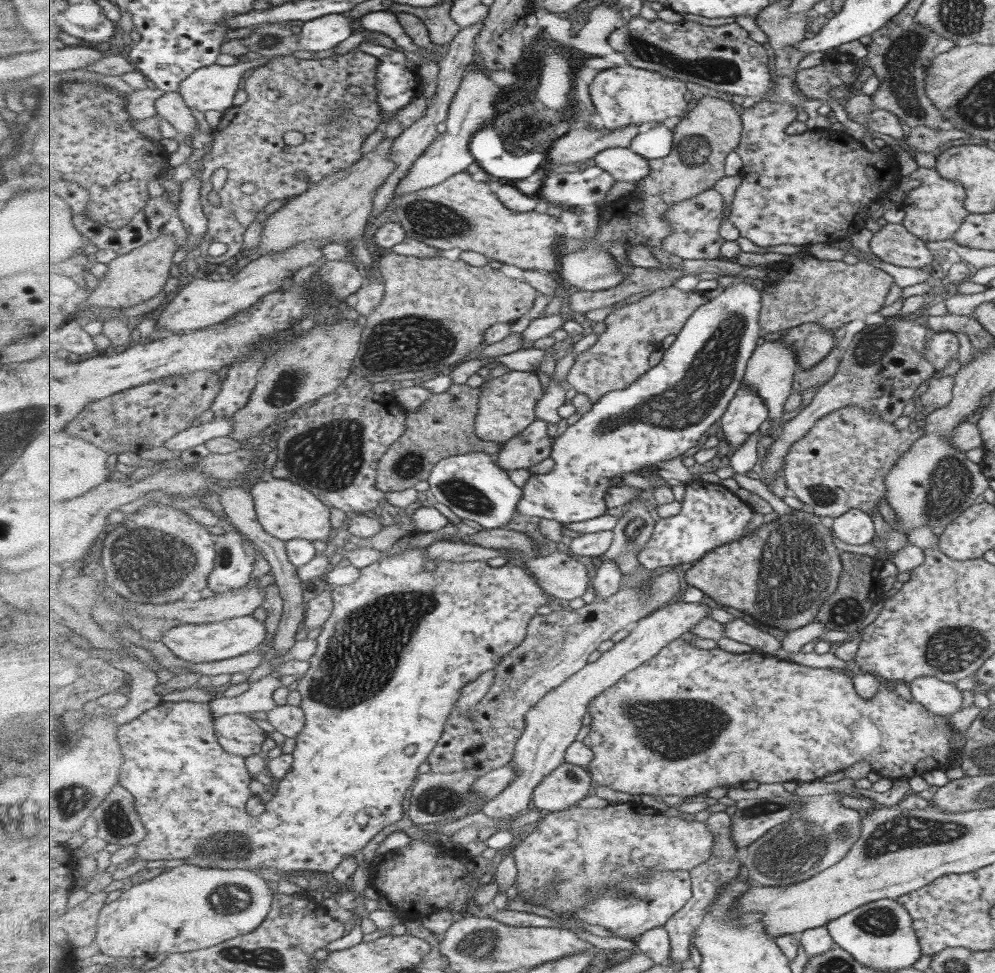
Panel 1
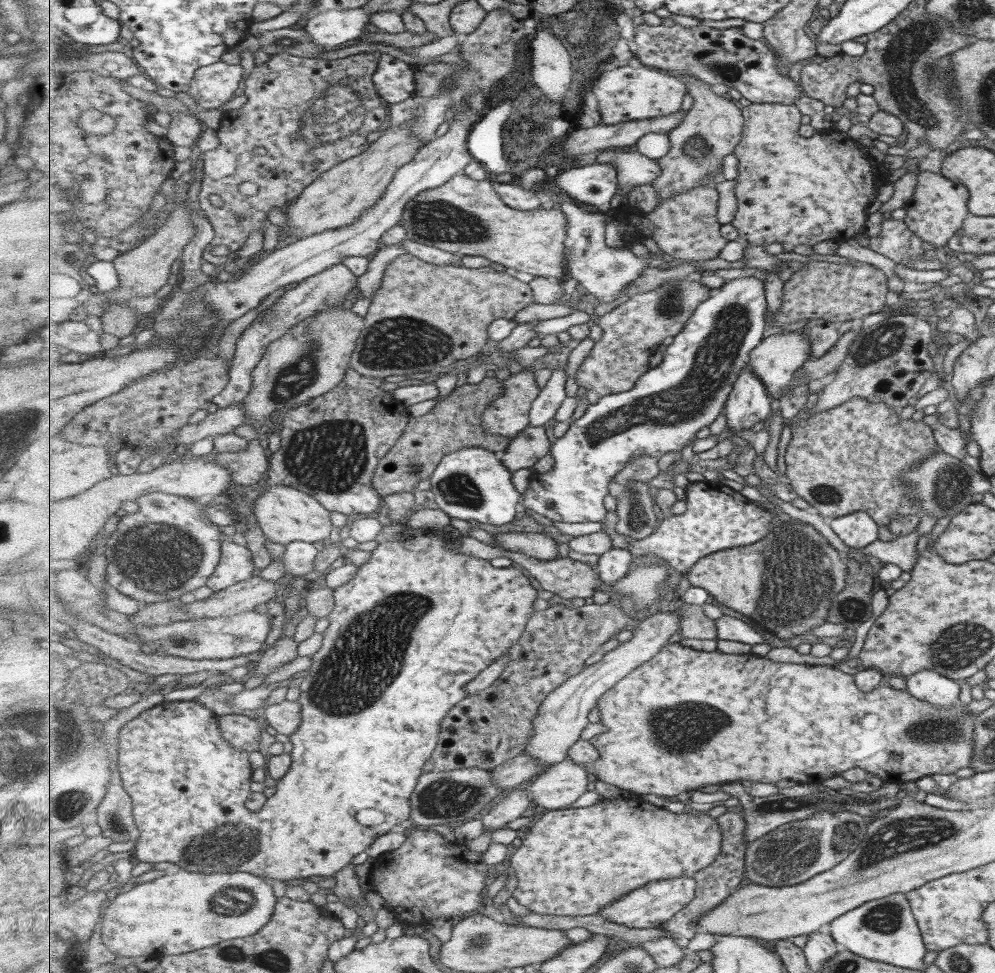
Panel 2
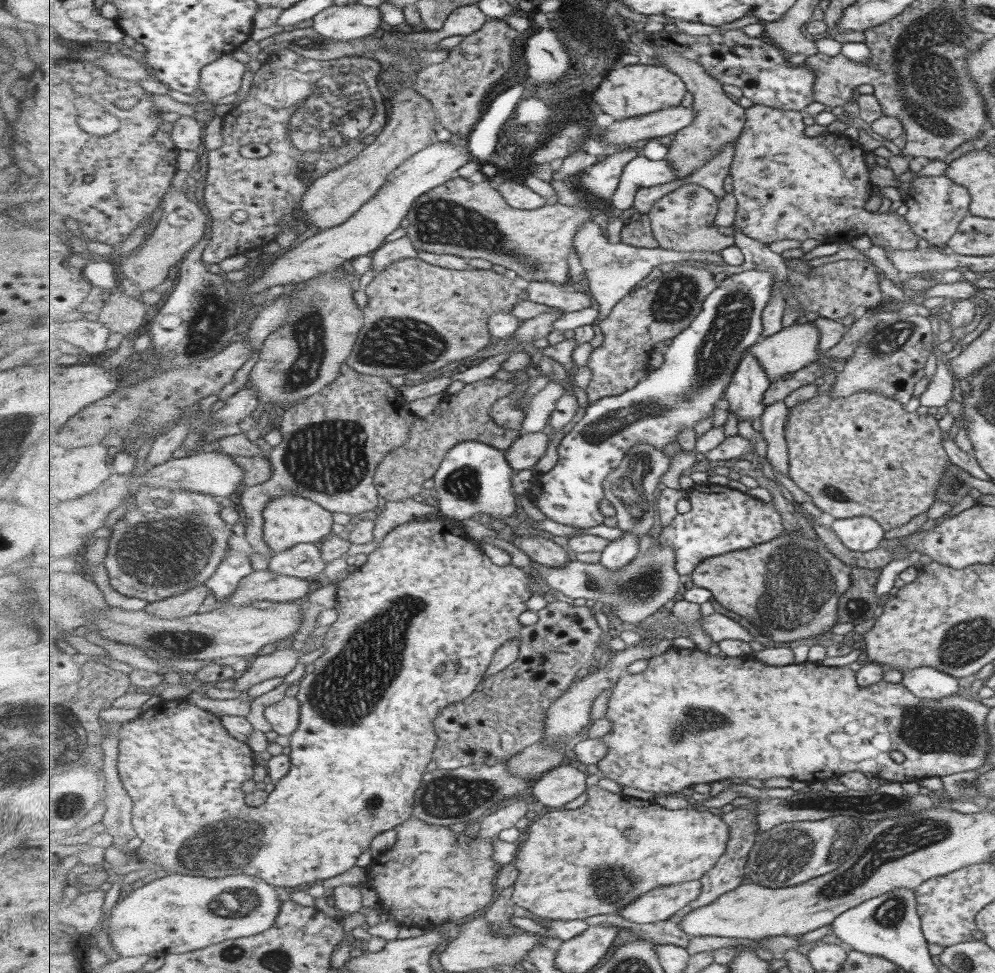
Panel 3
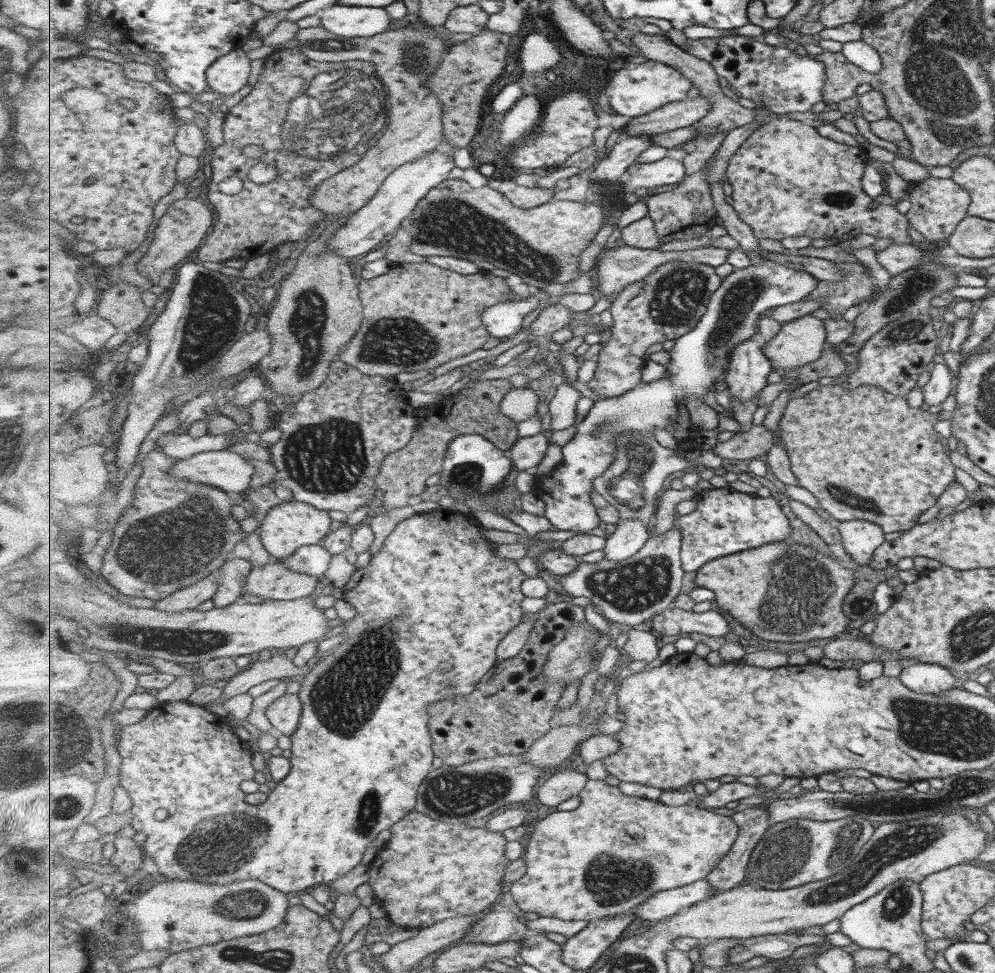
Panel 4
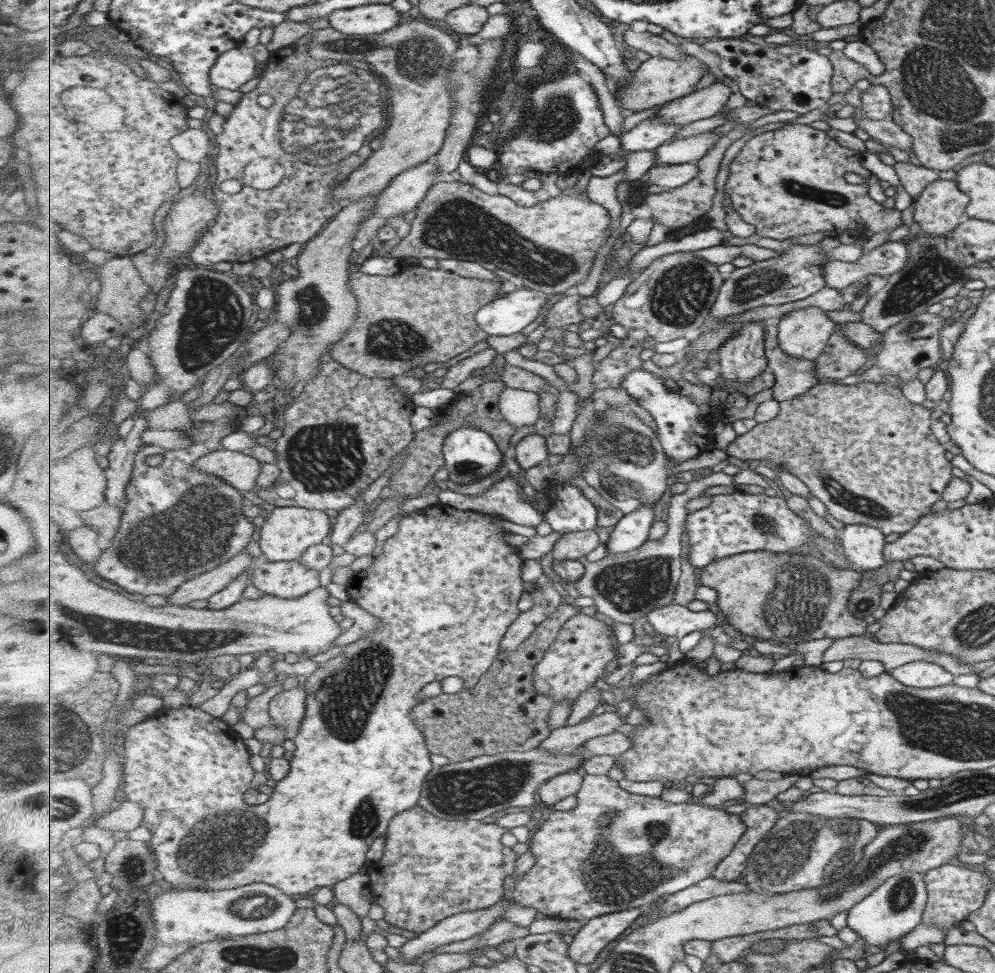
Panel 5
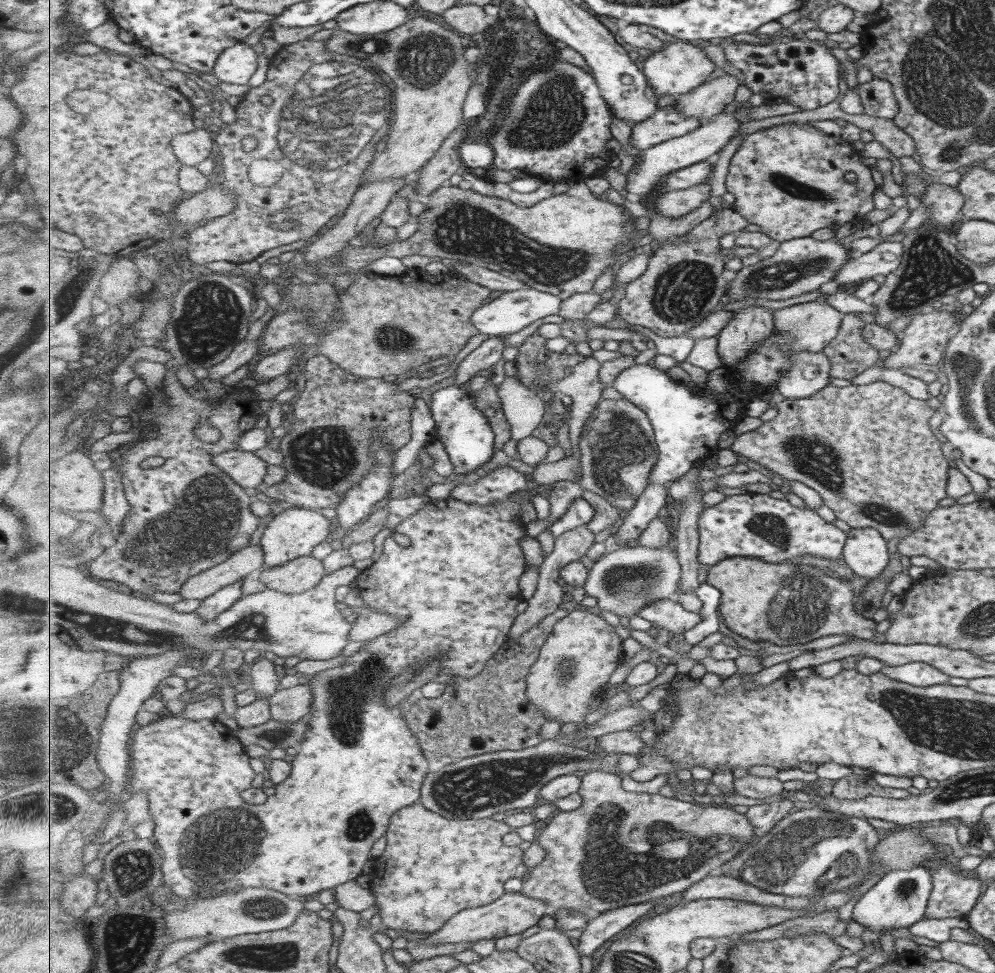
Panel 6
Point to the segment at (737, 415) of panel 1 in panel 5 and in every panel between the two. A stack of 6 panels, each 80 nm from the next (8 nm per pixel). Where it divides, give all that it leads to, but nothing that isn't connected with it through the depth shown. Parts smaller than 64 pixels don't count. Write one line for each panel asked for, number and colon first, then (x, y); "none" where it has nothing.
2: (749, 403)
3: (748, 388)
4: (749, 369)
5: (743, 357)

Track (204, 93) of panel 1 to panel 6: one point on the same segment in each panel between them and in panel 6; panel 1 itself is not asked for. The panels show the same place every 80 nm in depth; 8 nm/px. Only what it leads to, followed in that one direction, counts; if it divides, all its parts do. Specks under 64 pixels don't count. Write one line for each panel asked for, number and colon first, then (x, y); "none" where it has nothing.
2: (215, 85)
3: (224, 77)
4: (228, 75)
5: (235, 68)
6: (236, 65)

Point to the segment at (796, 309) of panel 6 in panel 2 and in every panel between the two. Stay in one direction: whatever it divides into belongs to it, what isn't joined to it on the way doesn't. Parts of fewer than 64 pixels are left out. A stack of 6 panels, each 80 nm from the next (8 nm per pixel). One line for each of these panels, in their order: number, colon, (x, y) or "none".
2: (775, 361)
3: (791, 350)
4: (801, 341)
5: (804, 333)

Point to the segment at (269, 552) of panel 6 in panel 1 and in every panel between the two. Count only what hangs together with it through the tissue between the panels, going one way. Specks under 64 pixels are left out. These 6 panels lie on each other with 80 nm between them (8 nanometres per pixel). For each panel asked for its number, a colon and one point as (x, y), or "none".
1: (288, 510)
2: (286, 514)
3: (289, 520)
4: (287, 527)
5: (287, 532)

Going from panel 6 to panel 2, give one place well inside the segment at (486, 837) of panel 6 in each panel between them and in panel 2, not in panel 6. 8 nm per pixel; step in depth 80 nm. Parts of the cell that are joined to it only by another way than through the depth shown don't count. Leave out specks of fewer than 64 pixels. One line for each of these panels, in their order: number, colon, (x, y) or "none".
2: (427, 877)
3: (409, 879)
4: (429, 871)
5: (431, 868)

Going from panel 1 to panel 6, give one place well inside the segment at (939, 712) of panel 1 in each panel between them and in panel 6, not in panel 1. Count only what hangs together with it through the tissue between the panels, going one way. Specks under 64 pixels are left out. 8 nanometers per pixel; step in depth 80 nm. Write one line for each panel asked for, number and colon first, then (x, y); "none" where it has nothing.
2: (928, 686)
3: (924, 682)
4: (921, 678)
5: (919, 674)
6: (919, 674)

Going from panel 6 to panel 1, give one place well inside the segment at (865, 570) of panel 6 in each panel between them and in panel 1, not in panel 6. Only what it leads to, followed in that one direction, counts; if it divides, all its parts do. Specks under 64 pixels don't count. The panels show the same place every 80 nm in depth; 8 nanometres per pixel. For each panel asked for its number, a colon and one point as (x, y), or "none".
1: (854, 527)
2: (856, 530)
3: (861, 533)
4: (860, 538)
5: (862, 545)

